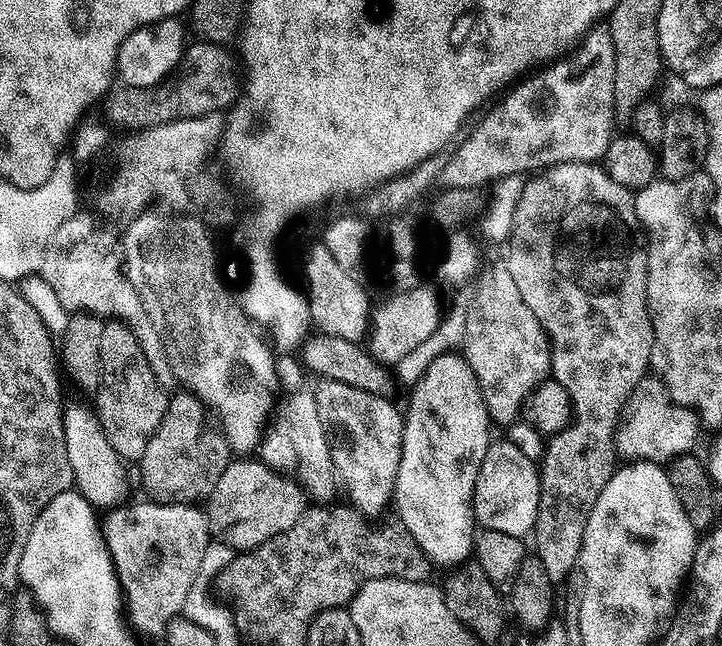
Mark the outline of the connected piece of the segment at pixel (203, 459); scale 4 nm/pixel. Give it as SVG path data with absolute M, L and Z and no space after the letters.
M191 394L180 395L184 396L176 396L167 401L164 417L160 419L158 430L154 430L144 455L138 461L138 467L140 480L156 504L192 506L211 496L212 488L220 477L222 464L216 461L204 437L204 418L199 401Z

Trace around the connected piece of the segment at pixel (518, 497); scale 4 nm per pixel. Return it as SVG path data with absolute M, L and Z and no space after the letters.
M508 440L489 443L484 459L478 464L472 506L475 523L481 529L527 537L527 532L531 533L535 529L540 511L540 473L537 461L532 461L518 445Z

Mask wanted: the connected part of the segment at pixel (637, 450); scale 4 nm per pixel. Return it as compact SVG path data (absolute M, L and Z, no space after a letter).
M671 402L664 403L665 405L644 404L641 408L631 404L627 405L626 411L621 415L614 437L614 447L625 461L664 466L695 449L698 420L689 409Z

